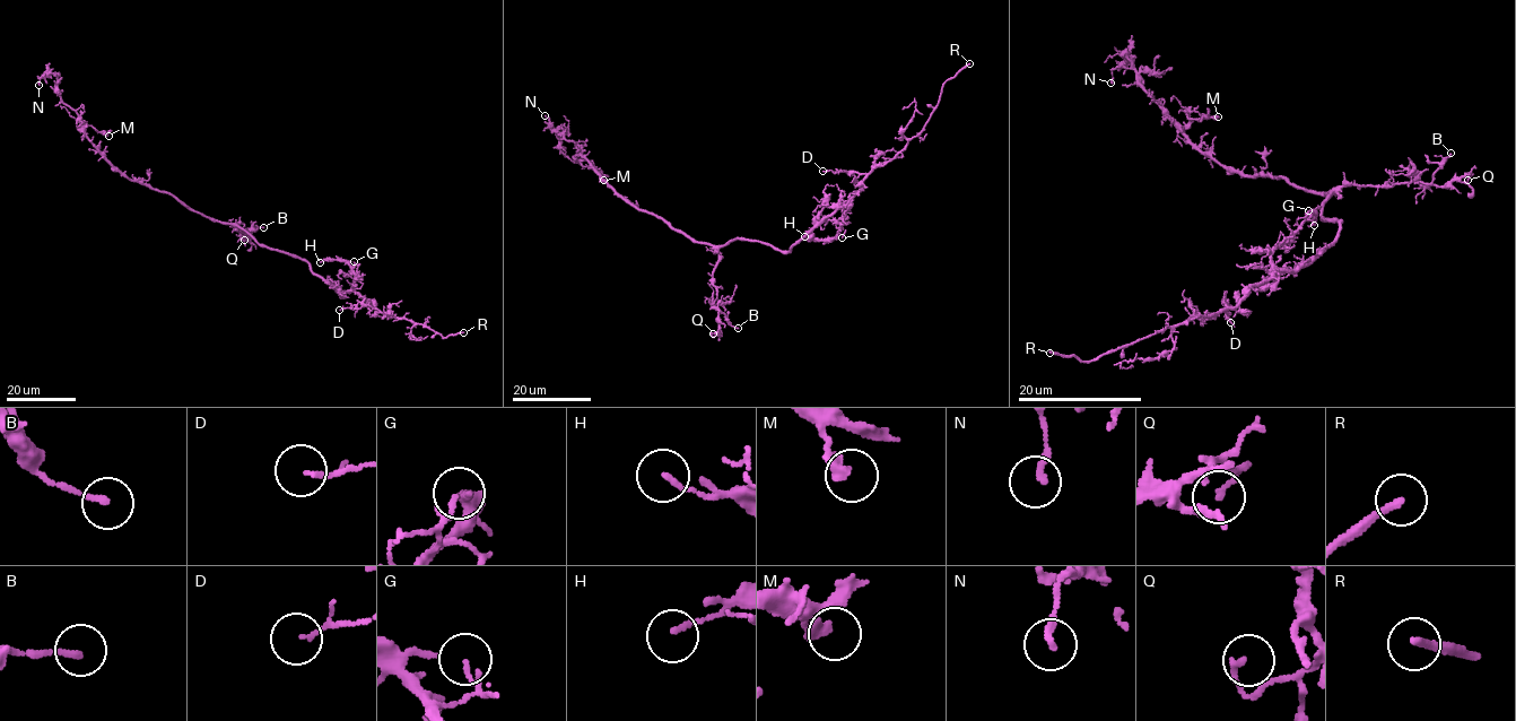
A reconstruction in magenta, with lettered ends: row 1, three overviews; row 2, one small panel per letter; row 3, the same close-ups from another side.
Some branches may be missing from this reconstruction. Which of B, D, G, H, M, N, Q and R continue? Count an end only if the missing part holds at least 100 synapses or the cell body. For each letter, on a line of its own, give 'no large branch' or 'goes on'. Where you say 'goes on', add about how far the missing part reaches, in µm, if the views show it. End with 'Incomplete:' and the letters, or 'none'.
B: no large branch
D: no large branch
G: no large branch
H: no large branch
M: no large branch
N: no large branch
Q: no large branch
R: goes on | 40 µm
Incomplete: R

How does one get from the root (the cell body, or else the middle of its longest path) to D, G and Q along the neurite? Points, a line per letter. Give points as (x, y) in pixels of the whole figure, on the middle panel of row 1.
D: (739, 240), (765, 242), (789, 251), (825, 218), (845, 207), (867, 174), (822, 171)
G: (739, 240), (765, 242), (789, 251), (839, 207), (844, 220), (838, 231), (842, 237)
Q: (739, 240), (726, 242), (719, 250), (713, 285), (716, 290), (721, 332), (713, 337), (713, 333)

